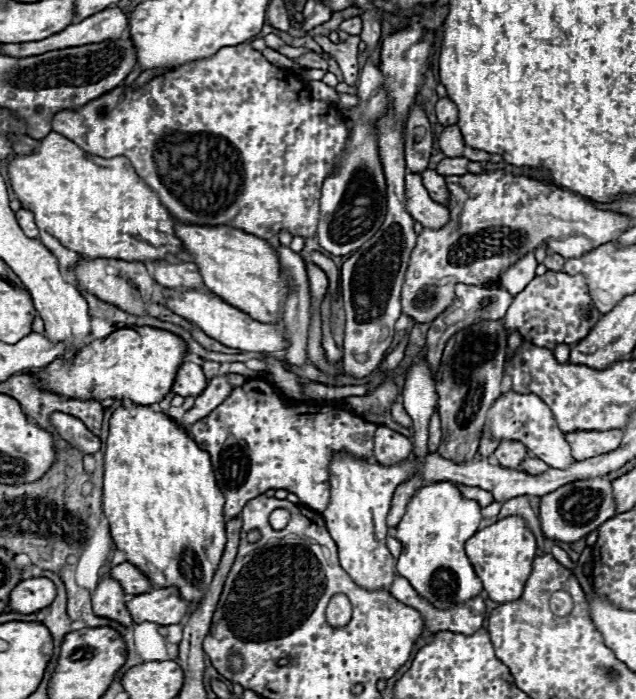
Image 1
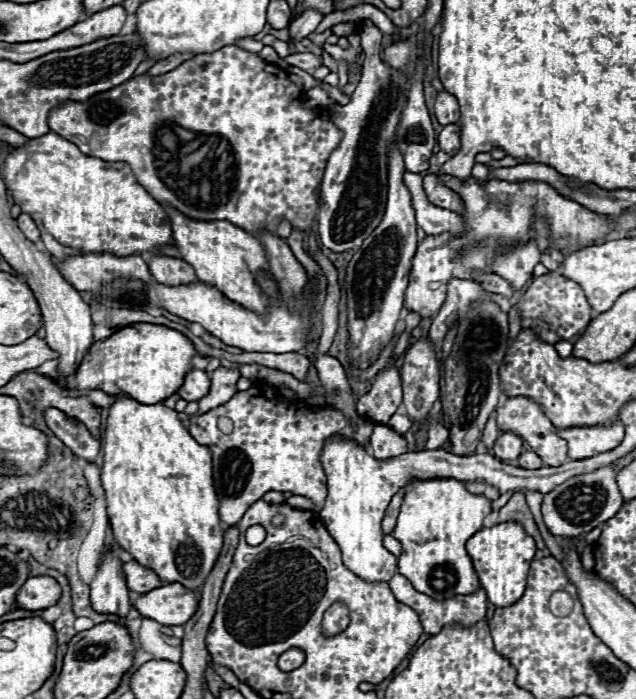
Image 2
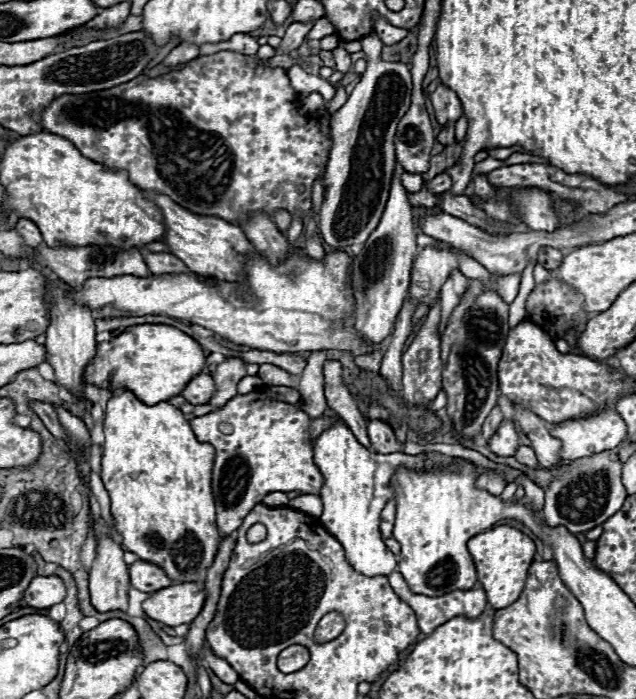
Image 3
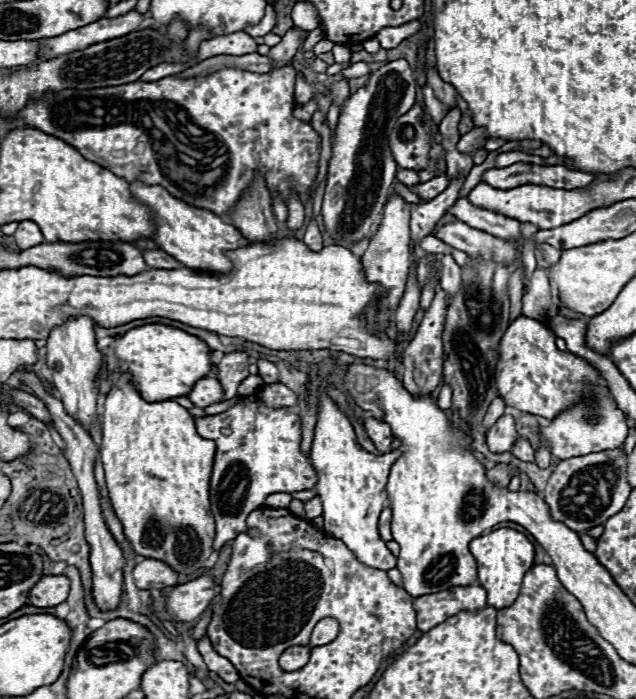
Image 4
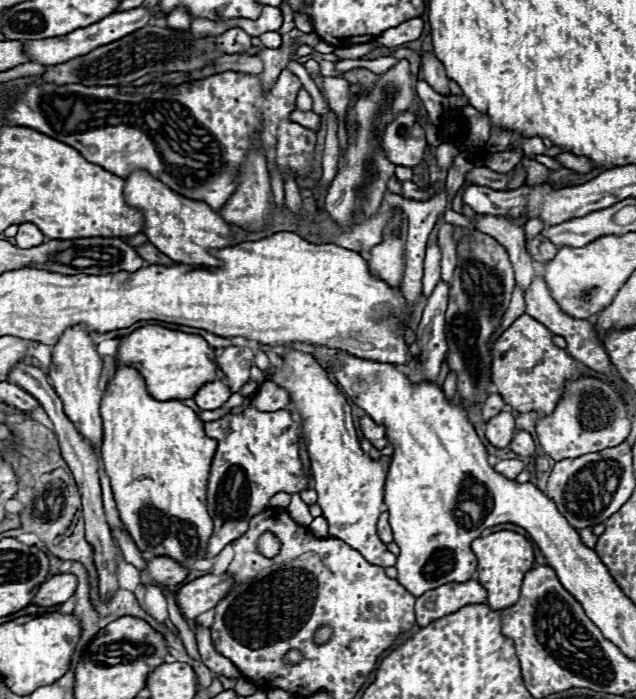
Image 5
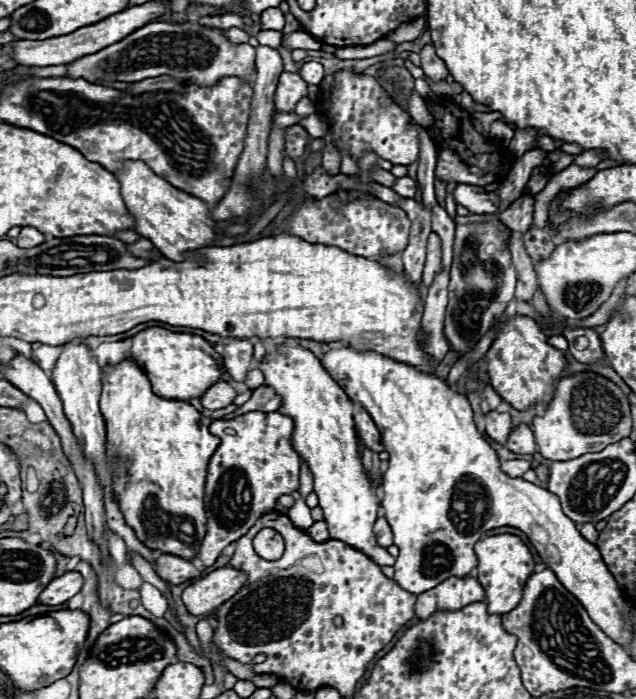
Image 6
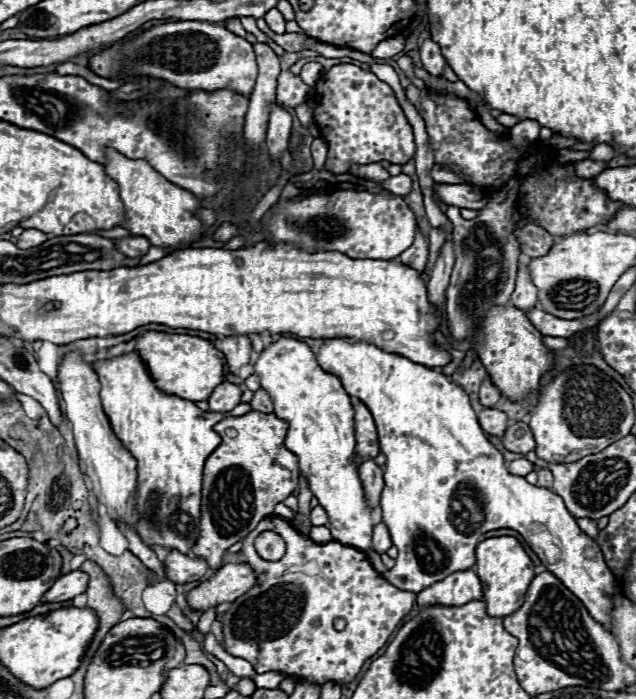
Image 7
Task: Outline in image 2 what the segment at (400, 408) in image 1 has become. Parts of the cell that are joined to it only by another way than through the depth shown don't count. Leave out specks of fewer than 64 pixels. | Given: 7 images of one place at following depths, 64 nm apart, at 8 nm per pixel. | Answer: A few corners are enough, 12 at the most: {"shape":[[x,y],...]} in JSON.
{"shape":[[401,412],[390,418],[388,425],[403,436],[412,426],[410,418]]}

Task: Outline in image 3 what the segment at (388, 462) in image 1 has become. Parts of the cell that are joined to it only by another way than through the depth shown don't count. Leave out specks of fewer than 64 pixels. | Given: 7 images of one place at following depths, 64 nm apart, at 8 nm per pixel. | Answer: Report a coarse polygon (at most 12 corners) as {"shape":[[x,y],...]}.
{"shape":[[368,420],[368,436],[378,454],[400,450],[386,422]]}

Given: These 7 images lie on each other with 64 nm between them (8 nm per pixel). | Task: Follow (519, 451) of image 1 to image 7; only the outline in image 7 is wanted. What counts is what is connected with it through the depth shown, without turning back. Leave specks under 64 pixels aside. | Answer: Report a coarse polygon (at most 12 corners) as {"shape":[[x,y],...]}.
{"shape":[[496,408],[478,412],[484,432],[502,436],[510,424]]}

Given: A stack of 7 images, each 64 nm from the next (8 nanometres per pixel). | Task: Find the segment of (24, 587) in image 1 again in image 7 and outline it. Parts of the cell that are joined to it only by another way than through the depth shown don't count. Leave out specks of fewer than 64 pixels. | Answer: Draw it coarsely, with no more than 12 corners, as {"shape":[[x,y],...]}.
{"shape":[[82,570],[60,576],[42,602],[62,602],[84,594],[88,574]]}

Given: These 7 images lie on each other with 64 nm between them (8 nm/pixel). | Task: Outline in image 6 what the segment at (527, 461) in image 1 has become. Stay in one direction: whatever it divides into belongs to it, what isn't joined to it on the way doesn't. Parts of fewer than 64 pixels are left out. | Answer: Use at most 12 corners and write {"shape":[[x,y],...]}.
{"shape":[[514,426],[504,446],[516,454],[534,454],[530,426]]}

